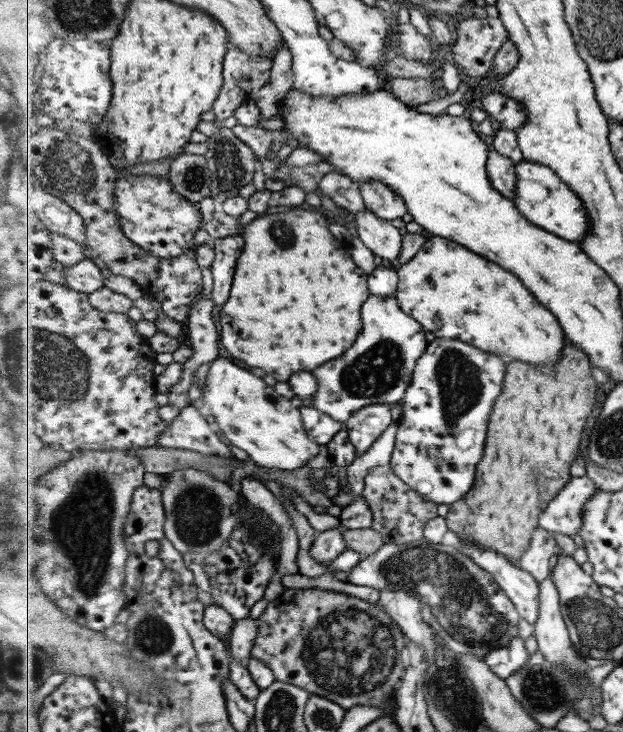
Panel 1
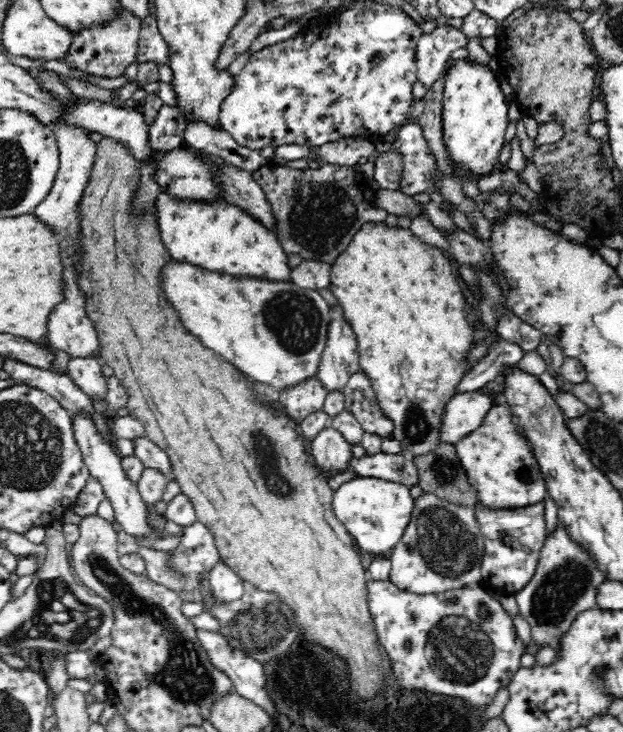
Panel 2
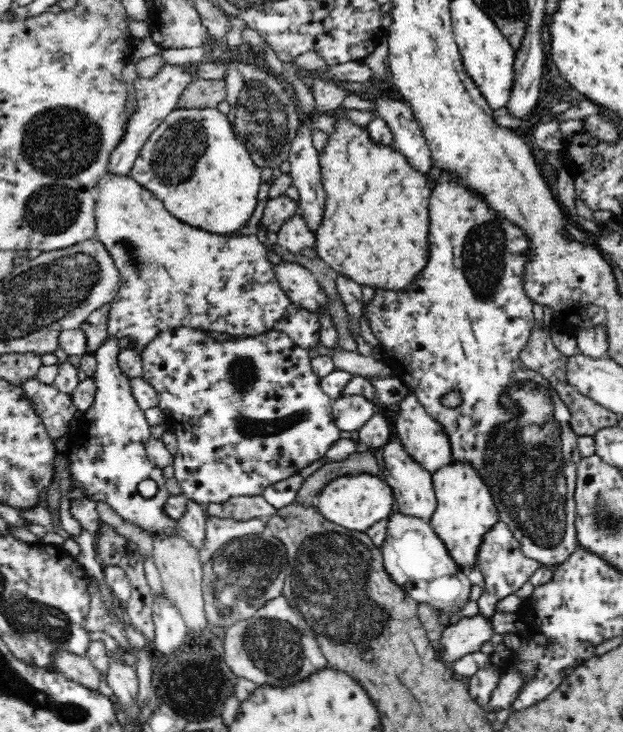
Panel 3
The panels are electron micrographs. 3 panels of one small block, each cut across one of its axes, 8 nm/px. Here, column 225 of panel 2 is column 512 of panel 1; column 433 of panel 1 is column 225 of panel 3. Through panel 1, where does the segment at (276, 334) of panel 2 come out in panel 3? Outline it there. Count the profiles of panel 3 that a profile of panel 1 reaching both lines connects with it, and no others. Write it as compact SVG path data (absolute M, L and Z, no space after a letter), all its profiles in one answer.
M106 170L94 188L96 196L94 196L94 216L97 231L95 232L96 239L100 241L110 252L110 256L116 262L116 269L120 270L120 292L114 302L110 303L110 311L108 314L108 335L110 338L119 340L120 338L129 338L136 340L136 350L138 353L143 353L143 350L160 335L160 332L168 329L176 328L196 328L204 332L215 331L231 336L256 337L264 332L273 329L273 325L284 316L284 310L291 304L288 296L278 283L276 274L273 270L273 264L267 257L267 246L260 242L257 235L238 235L227 236L214 234L205 231L201 228L194 228L190 224L172 216L171 212L164 206L161 200L158 200L150 190L138 184L129 174L122 176L115 172Z

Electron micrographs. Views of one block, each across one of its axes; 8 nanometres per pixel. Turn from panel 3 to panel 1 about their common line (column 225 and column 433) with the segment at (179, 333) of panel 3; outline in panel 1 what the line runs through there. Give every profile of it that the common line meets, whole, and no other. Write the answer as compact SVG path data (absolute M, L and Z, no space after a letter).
M436 337L429 343L417 363L411 386L401 403L403 412L390 464L395 474L425 500L437 504L455 504L473 488L479 464L484 459L493 408L504 390L508 366L507 358L461 340Z

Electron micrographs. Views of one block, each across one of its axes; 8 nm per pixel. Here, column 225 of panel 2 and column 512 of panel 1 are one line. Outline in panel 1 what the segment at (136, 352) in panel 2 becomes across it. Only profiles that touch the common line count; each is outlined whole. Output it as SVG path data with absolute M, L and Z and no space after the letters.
M571 341L567 342L564 352L561 362L553 366L533 366L529 362L519 362L519 359L509 360L504 390L493 408L486 451L478 467L475 484L459 502L448 505L444 516L449 530L459 539L499 551L515 564L519 564L519 559L523 559L529 551L532 537L537 527L541 526L541 515L545 514L548 504L572 479L569 470L579 458L583 430L599 396L597 380L591 376L593 365L589 356L585 356L581 348L575 348Z

